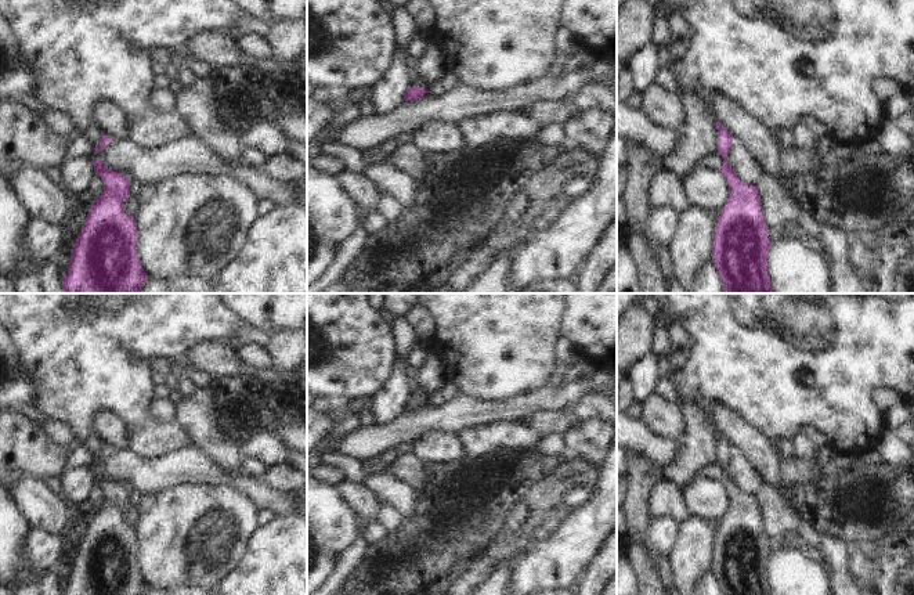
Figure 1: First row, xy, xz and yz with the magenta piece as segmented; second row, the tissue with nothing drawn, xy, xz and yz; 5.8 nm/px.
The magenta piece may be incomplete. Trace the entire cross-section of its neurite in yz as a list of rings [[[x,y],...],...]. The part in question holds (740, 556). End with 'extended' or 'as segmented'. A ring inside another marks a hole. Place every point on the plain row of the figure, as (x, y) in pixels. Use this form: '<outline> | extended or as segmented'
[[[720,430],[716,432],[716,439],[719,441],[718,464],[725,469],[719,480],[727,491],[729,508],[720,520],[715,538],[712,573],[716,577],[723,595],[770,595],[770,588],[767,585],[767,563],[772,551],[767,548],[769,537],[763,530],[756,495],[747,495],[737,487],[727,472],[727,464],[734,450],[722,436]]] | as segmented

